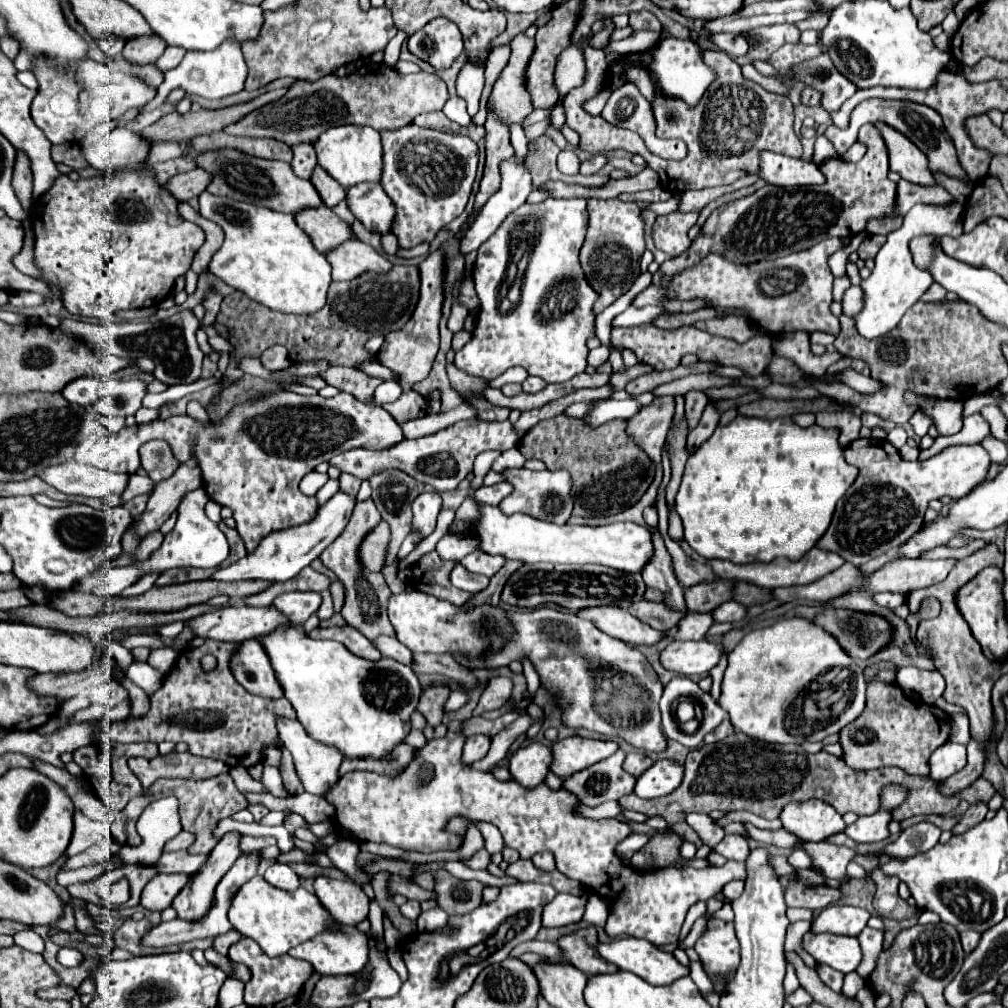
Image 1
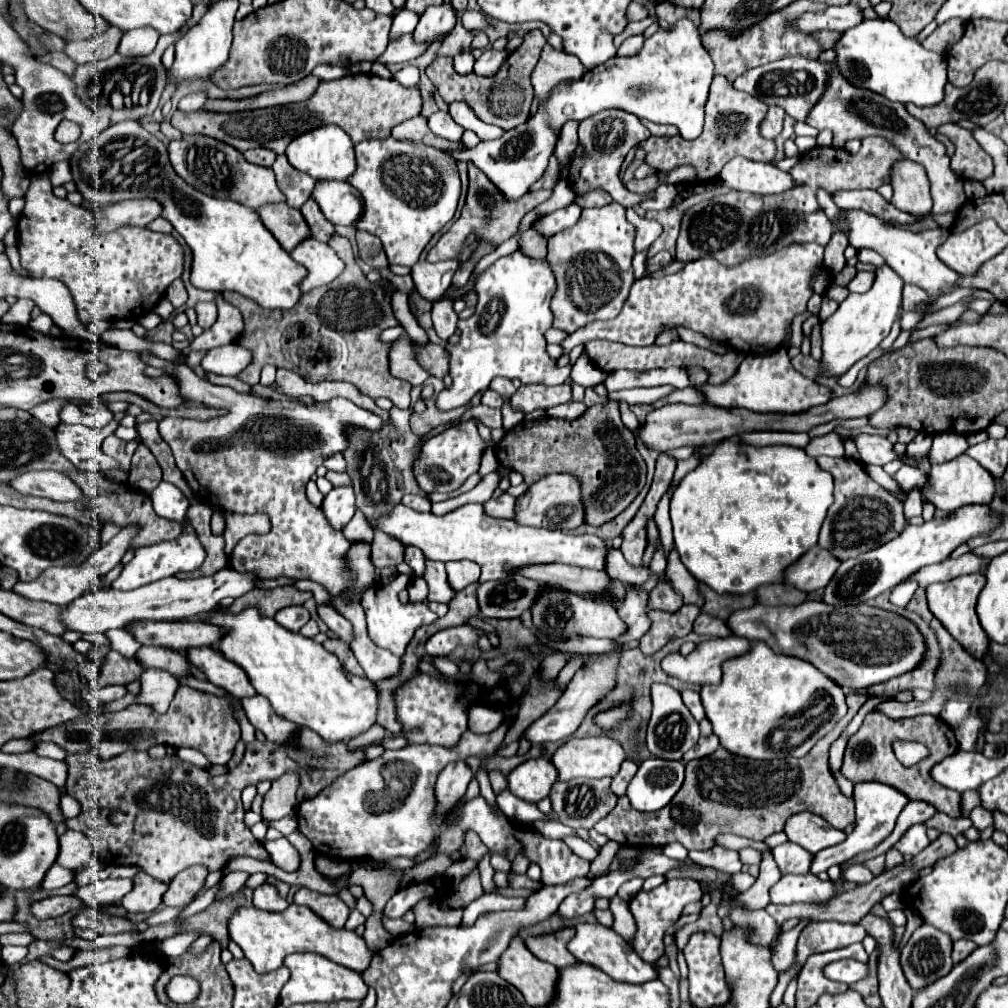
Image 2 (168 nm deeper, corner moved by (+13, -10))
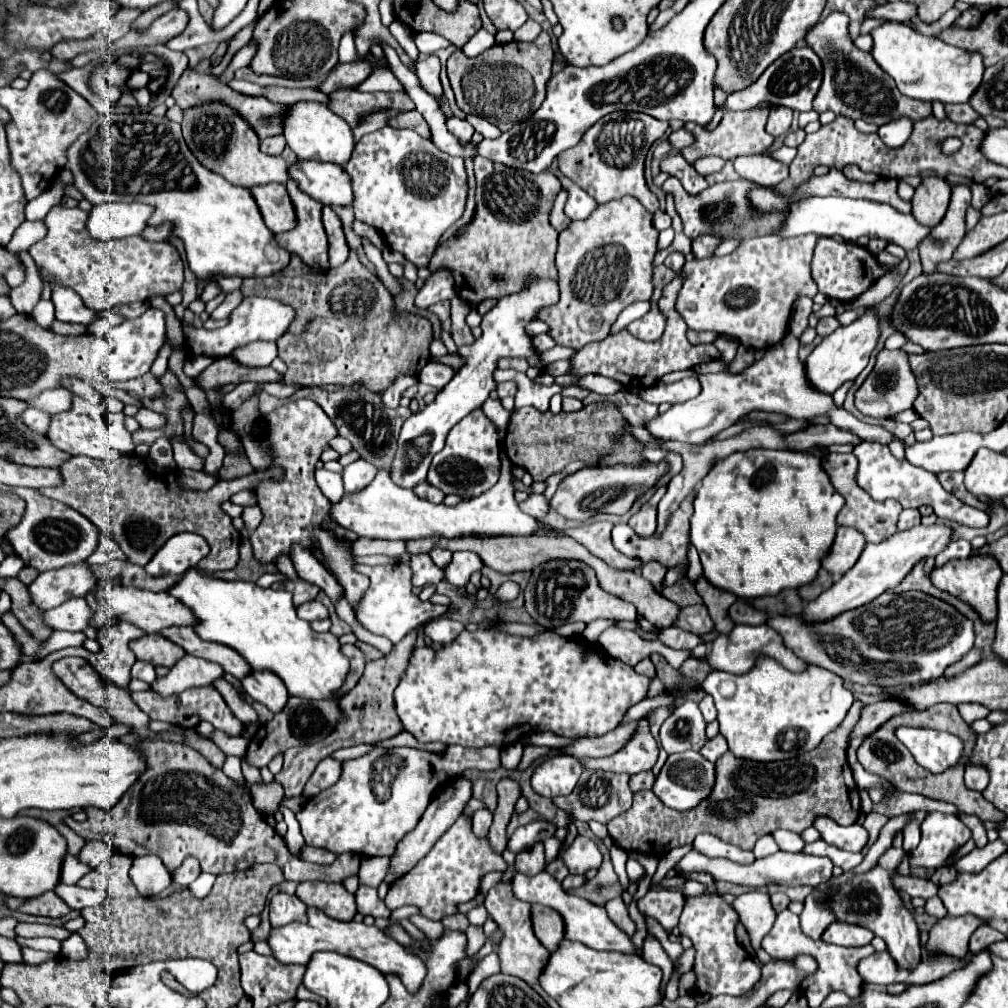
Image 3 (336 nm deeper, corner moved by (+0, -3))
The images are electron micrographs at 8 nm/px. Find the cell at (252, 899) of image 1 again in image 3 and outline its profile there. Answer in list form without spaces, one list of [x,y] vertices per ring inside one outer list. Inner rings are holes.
[[[307,908],[307,920],[303,920],[303,922],[295,920],[293,924],[287,924],[281,928],[271,928],[267,944],[273,952],[273,958],[281,964],[307,964],[311,954],[319,952],[319,950],[331,950],[331,952],[339,952],[339,954],[357,958],[357,960],[367,962],[369,966],[377,968],[383,974],[389,974],[389,972],[399,974],[409,992],[415,992],[427,974],[425,964],[415,954],[405,952],[405,948],[401,944],[397,944],[391,936],[387,936],[377,926],[367,926],[363,922],[359,924],[355,920],[351,920],[351,922],[333,920],[333,918],[325,916],[325,912],[321,912],[319,908]]]

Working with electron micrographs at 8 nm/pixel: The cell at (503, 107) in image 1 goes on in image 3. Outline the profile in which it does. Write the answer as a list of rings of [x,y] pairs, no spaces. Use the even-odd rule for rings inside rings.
[[[475,158],[475,178],[477,178],[477,208],[473,220],[467,224],[463,234],[453,234],[443,244],[437,246],[429,270],[437,270],[441,266],[449,268],[455,278],[457,296],[465,302],[481,302],[485,298],[501,298],[513,292],[519,292],[523,286],[523,278],[533,276],[551,276],[557,278],[555,268],[555,250],[557,250],[557,232],[549,224],[549,208],[559,192],[559,178],[543,172],[543,174],[529,174],[511,170],[507,166],[495,164],[487,158]]]

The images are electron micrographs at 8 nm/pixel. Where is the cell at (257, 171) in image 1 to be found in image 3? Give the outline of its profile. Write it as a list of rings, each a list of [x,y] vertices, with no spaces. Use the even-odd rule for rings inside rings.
[[[217,102],[213,104],[203,104],[199,108],[191,108],[185,112],[183,118],[183,138],[193,152],[193,156],[211,172],[223,176],[235,186],[243,188],[253,188],[261,184],[287,184],[289,174],[287,174],[287,164],[281,156],[269,156],[259,150],[259,138],[251,130],[251,126],[235,114],[229,106],[221,106]]]

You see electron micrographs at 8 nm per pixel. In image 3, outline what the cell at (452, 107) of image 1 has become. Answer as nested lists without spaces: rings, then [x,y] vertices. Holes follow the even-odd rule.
[[[449,116],[447,118],[447,130],[451,134],[455,134],[461,142],[469,142],[471,136],[473,136],[473,126],[469,126],[467,120],[457,118],[457,116]]]

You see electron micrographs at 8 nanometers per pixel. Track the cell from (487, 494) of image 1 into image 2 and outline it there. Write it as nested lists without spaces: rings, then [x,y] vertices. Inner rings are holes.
[[[504,493],[498,499],[490,499],[488,503],[484,503],[484,511],[492,517],[502,517],[502,519],[514,519],[514,511],[516,511],[516,499],[508,493]]]

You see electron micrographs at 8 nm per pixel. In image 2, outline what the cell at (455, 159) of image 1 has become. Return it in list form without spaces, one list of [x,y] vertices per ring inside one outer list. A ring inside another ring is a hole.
[[[394,137],[362,141],[354,145],[354,153],[356,153],[356,171],[348,177],[348,183],[354,189],[358,189],[360,195],[364,197],[364,211],[356,223],[356,229],[380,237],[390,265],[414,267],[428,241],[456,213],[456,205],[460,197],[460,177],[458,177],[456,161],[448,159],[444,151],[438,151],[434,147],[412,143],[412,141],[398,141]]]

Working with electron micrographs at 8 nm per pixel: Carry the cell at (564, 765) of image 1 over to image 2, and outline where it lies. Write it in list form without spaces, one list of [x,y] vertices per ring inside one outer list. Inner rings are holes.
[[[608,737],[568,739],[552,757],[558,769],[558,779],[568,781],[574,777],[614,777],[620,771],[626,753],[622,745]]]

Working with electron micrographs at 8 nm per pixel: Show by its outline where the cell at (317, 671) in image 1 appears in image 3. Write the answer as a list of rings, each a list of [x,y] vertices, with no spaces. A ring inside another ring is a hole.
[[[187,570],[183,580],[169,588],[177,600],[193,610],[199,624],[195,632],[209,642],[237,650],[251,668],[275,672],[287,686],[289,696],[307,700],[337,700],[337,692],[349,674],[349,660],[341,654],[335,634],[317,634],[309,622],[299,620],[287,590],[259,588],[249,582],[225,582]]]

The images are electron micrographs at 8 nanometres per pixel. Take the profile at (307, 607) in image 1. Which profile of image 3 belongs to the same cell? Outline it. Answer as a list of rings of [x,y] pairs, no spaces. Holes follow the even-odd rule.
[[[313,600],[313,602],[305,602],[305,604],[297,606],[297,616],[299,616],[301,620],[313,622],[313,620],[323,620],[323,618],[327,618],[329,612],[327,612],[327,608],[325,608],[321,602]]]

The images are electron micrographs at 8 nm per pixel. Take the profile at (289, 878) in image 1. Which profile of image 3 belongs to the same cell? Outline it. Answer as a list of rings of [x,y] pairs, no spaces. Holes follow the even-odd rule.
[[[277,892],[269,902],[269,918],[271,926],[285,926],[293,920],[305,920],[305,902],[297,896],[289,896],[285,892]]]

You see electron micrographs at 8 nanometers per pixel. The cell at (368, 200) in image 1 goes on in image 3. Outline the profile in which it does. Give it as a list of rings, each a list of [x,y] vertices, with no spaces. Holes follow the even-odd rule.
[[[297,160],[289,166],[289,176],[295,178],[305,194],[327,206],[349,206],[353,204],[353,186],[349,174],[327,162]]]

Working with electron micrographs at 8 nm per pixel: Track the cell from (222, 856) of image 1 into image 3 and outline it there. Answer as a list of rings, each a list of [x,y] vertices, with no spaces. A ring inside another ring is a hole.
[[[185,858],[185,862],[173,872],[173,882],[179,886],[189,886],[193,880],[197,880],[197,876],[201,874],[199,862],[195,858]]]

